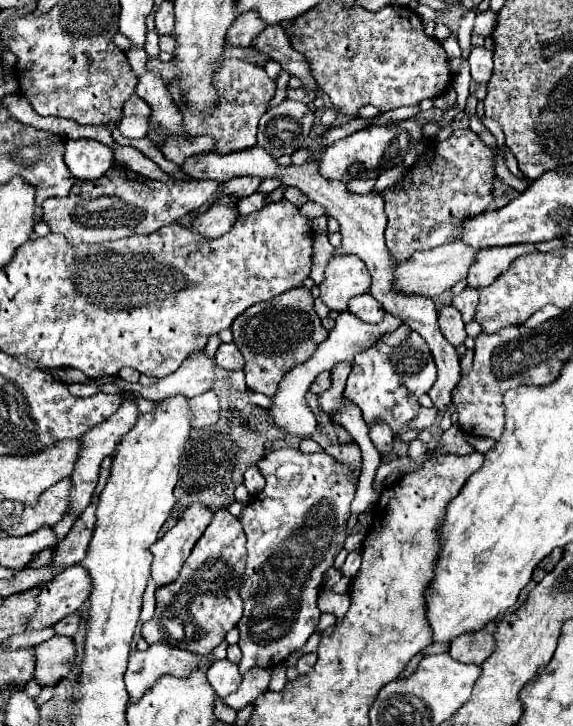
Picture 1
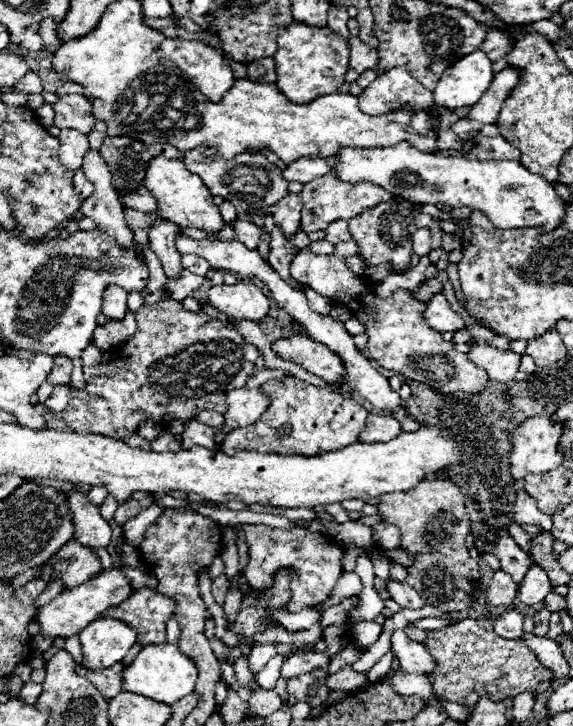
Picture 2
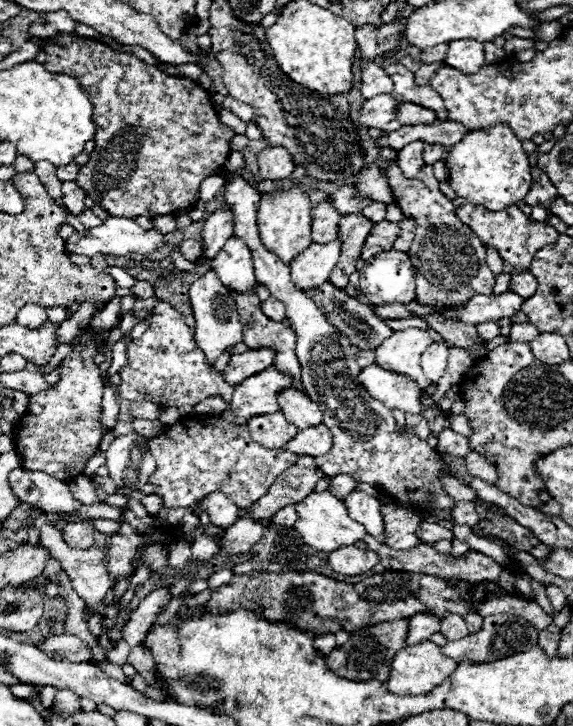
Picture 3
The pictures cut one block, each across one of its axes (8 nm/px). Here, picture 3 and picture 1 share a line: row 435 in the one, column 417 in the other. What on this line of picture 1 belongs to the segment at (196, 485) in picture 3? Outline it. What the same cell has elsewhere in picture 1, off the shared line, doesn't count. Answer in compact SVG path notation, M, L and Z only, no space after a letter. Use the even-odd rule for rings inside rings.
M454 130L454 134L452 134L448 140L432 144L432 146L428 148L428 152L418 158L418 162L406 172L406 176L404 176L400 182L396 182L392 188L388 188L388 190L382 192L382 194L384 194L384 200L386 200L386 216L388 216L386 246L388 246L388 250L392 252L392 256L394 256L398 262L402 262L402 260L410 258L416 250L428 250L428 248L434 248L434 246L440 246L440 244L446 244L446 242L456 240L456 230L460 228L460 218L470 218L472 214L482 214L482 212L490 206L490 202L492 202L492 178L494 178L494 154L492 154L490 148L486 148L486 146L482 144L482 140L480 140L472 130Z

